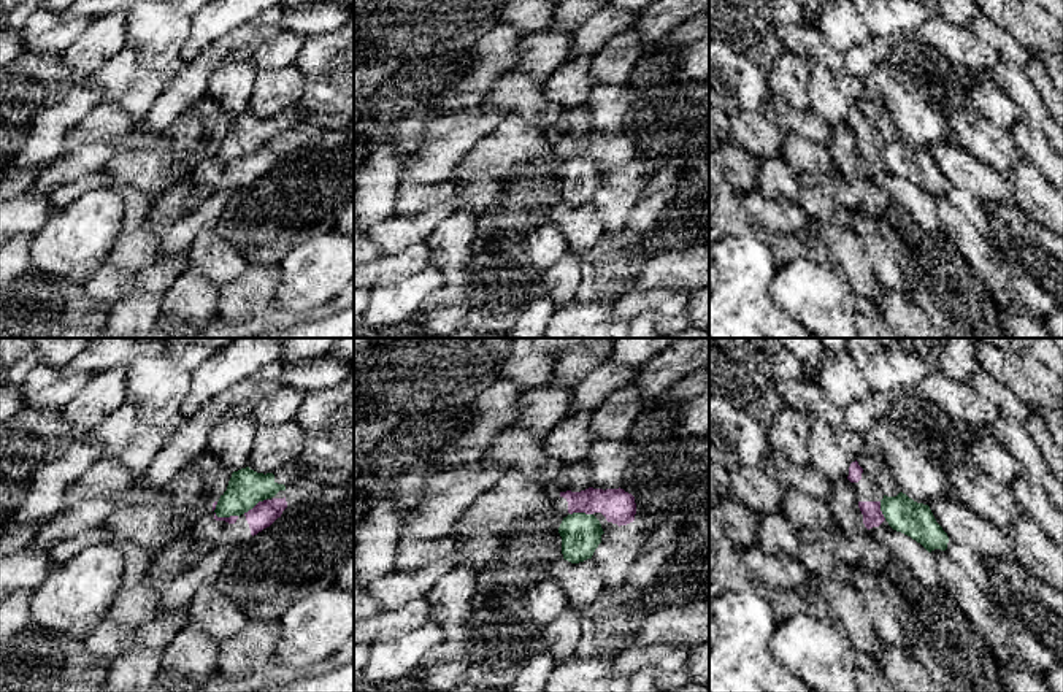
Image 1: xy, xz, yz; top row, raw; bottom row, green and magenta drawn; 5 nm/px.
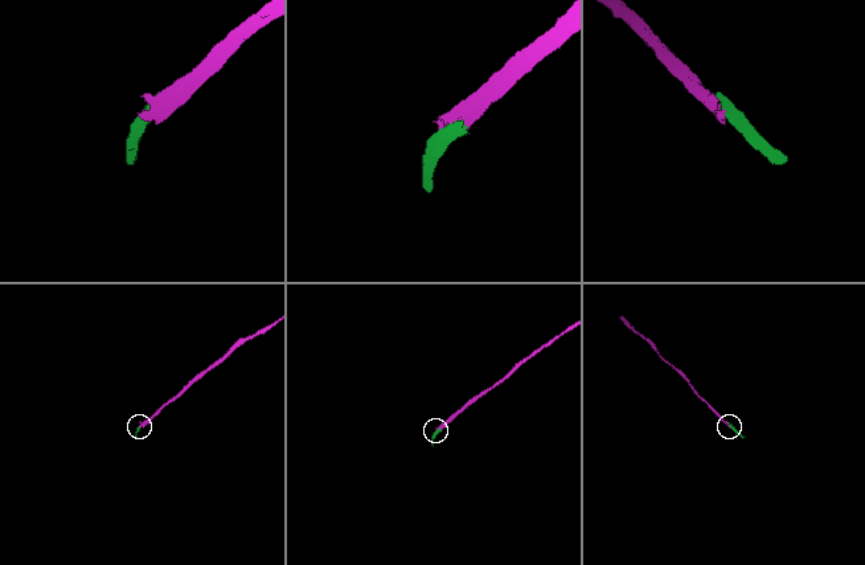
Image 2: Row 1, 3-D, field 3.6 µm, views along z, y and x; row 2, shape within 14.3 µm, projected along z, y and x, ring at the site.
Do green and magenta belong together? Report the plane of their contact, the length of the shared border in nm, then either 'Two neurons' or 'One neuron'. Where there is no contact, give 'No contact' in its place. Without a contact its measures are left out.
Touches green in xz. Shared border 120 nm. Two neurons

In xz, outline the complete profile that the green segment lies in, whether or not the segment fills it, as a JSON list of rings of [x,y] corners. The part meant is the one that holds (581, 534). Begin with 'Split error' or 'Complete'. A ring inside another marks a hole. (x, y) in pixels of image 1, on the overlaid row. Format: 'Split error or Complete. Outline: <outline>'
Complete. Outline: [[[573,513],[563,517],[558,533],[562,536],[563,559],[579,563],[592,559],[604,532],[593,514]]]

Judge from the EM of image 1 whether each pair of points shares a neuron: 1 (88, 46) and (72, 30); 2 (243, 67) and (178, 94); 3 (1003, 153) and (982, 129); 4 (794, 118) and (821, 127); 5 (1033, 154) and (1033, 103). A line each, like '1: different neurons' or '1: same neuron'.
1: different neurons
2: different neurons
3: same neuron
4: same neuron
5: different neurons

